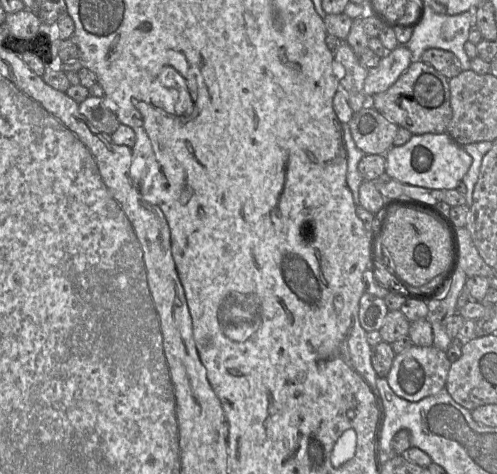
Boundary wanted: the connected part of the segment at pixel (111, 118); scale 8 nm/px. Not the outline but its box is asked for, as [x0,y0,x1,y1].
[78,96,120,136]

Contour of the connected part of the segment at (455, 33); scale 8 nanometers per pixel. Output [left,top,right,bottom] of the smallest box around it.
[405,5,478,70]

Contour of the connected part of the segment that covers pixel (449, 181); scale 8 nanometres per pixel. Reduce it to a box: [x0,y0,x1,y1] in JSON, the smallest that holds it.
[385,132,472,190]

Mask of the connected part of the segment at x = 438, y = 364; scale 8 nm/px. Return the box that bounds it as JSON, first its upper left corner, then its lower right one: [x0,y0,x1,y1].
[386,345,451,402]

